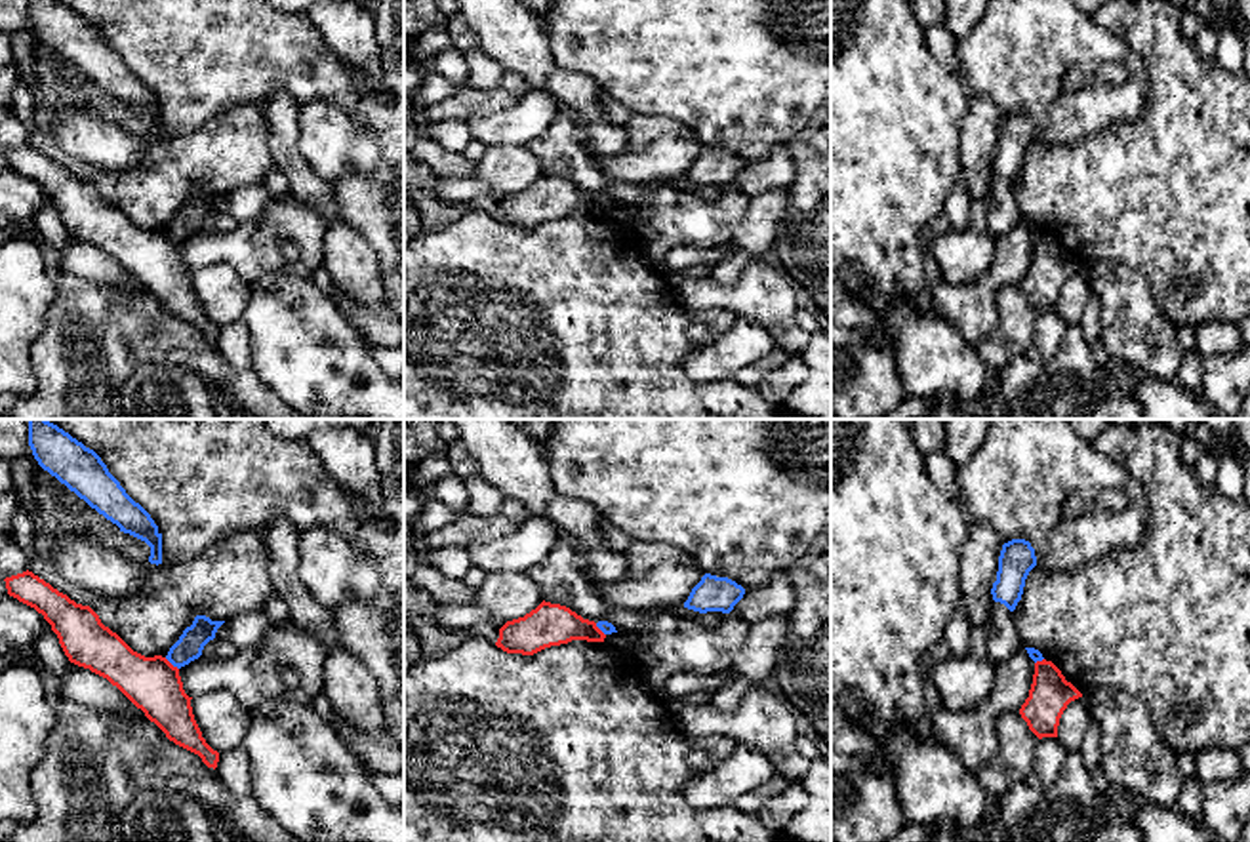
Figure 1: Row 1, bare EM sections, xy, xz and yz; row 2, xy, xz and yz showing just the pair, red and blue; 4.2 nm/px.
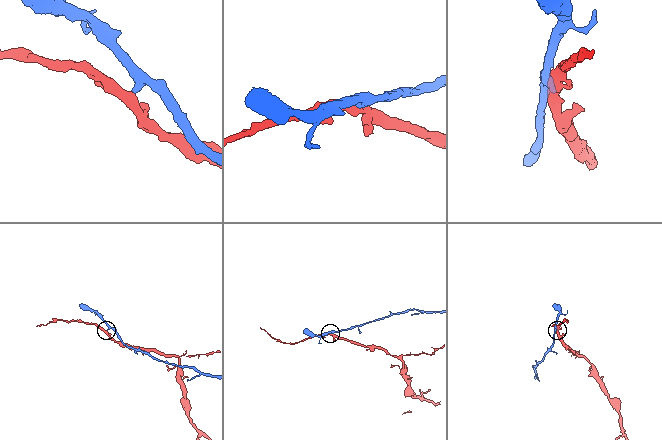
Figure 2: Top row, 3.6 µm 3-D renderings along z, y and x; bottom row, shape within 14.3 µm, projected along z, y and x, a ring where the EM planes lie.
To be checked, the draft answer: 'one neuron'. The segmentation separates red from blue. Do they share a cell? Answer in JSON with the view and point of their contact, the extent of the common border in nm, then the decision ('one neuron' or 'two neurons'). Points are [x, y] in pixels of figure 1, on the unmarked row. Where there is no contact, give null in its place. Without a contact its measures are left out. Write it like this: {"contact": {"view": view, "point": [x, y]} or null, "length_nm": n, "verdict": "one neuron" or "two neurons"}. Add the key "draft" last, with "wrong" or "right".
{"contact": {"view": "xy", "point": [170, 237]}, "length_nm": 80, "verdict": "two neurons", "draft": "wrong"}

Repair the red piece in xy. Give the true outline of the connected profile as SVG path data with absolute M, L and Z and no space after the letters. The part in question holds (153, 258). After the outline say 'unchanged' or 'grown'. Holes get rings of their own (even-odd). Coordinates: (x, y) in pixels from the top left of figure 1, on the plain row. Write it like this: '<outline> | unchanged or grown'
M29 143L4 154L10 170L44 189L71 236L107 251L170 314L217 341L219 326L202 311L177 240L162 229L133 225L90 179L76 177Z | unchanged

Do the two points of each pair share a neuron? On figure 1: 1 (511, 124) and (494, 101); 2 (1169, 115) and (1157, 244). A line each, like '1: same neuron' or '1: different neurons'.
1: different neurons
2: same neuron

